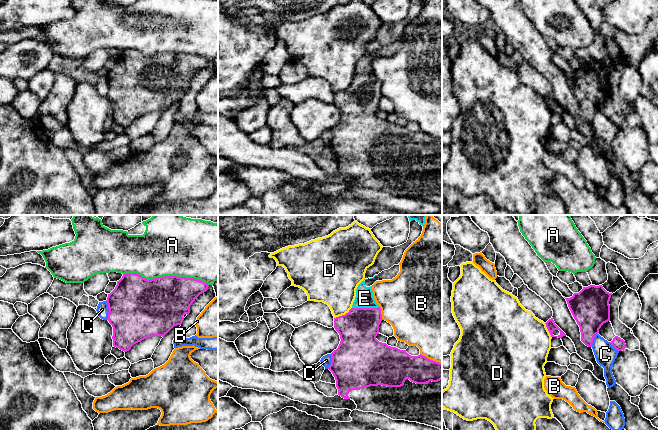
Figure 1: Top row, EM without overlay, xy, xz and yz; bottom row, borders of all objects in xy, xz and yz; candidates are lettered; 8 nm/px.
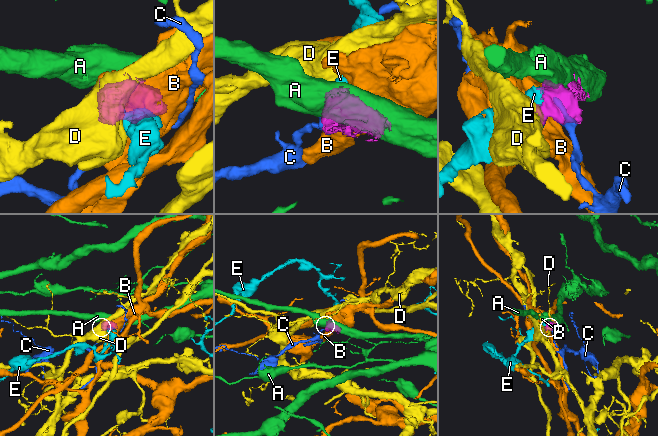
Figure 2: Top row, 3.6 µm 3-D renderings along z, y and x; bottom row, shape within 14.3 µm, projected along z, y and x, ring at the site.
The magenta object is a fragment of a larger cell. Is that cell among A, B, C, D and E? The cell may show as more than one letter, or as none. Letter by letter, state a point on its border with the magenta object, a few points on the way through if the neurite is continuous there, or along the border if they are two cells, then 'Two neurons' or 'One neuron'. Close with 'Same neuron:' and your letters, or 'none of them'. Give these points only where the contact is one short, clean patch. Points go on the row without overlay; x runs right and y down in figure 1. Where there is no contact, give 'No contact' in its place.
A: Touches magenta at xy (166, 52). Two neurons
B: Touches magenta at xz (380, 89). Two neurons
C: Touches magenta at xy (109, 86). Two neurons
D: Touches magenta at xz (343, 91). Boundary: xz (351, 83), (344, 90), (334, 94). Two neurons
E: Touches magenta at xz (365, 84). One neuron
Same neuron: E

